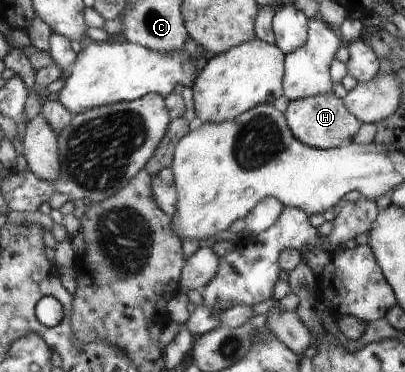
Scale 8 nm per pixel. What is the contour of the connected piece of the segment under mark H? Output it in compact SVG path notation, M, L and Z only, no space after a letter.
M335 92L290 101L284 116L288 118L288 128L291 128L295 137L305 145L319 149L346 146L347 142L353 142L354 136L363 124L352 112L348 112L342 98Z

